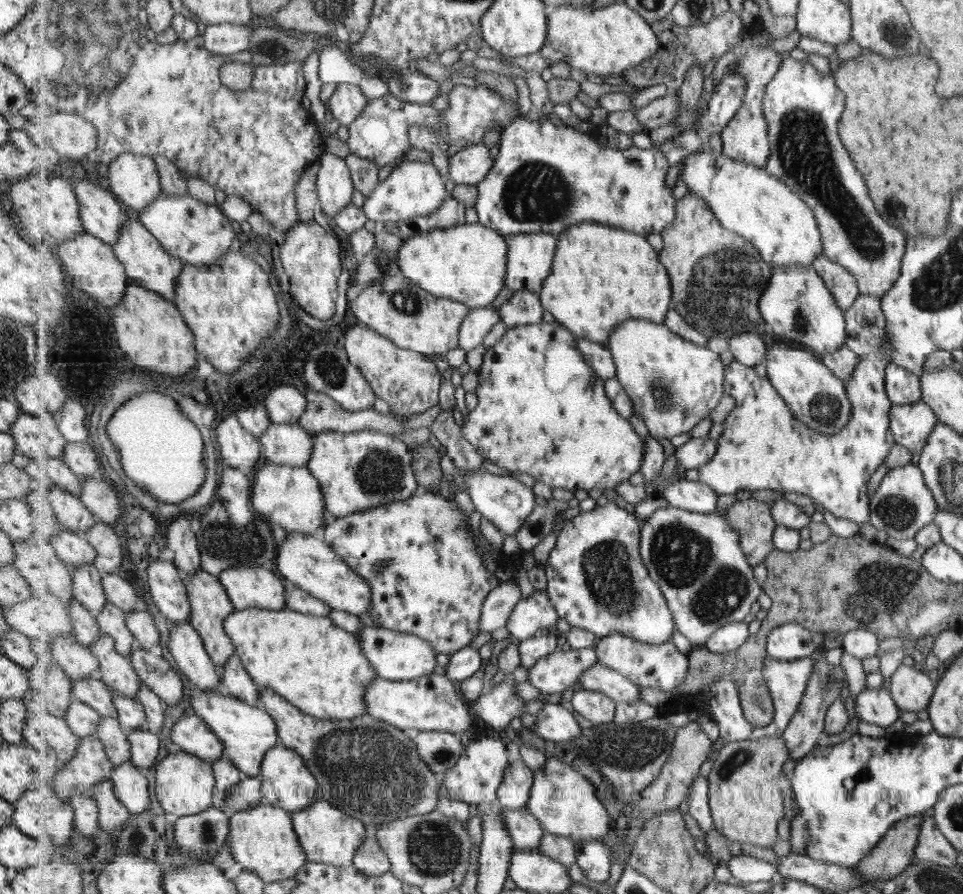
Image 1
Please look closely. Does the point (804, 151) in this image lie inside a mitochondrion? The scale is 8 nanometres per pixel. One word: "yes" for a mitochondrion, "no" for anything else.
yes

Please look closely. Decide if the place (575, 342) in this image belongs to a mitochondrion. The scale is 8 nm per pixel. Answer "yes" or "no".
no

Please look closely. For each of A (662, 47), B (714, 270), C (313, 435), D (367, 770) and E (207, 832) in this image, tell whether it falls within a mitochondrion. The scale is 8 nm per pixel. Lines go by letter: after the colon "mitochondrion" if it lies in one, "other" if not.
A: other
B: mitochondrion
C: other
D: mitochondrion
E: mitochondrion

